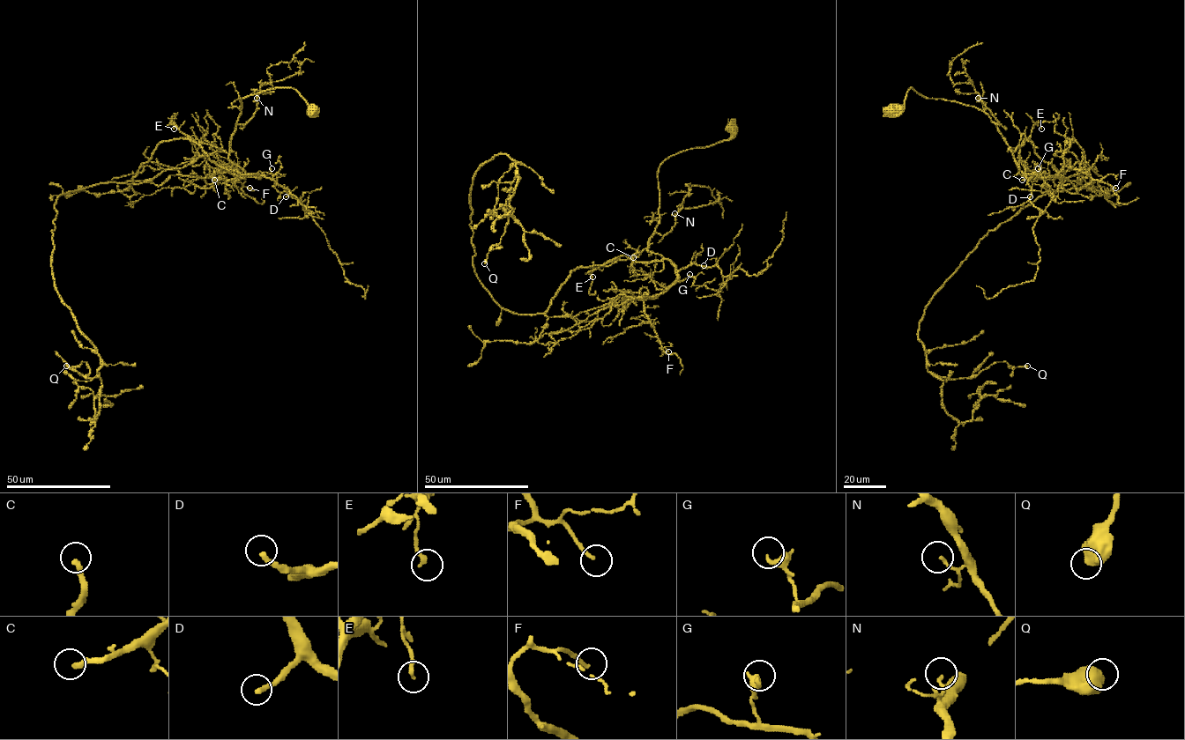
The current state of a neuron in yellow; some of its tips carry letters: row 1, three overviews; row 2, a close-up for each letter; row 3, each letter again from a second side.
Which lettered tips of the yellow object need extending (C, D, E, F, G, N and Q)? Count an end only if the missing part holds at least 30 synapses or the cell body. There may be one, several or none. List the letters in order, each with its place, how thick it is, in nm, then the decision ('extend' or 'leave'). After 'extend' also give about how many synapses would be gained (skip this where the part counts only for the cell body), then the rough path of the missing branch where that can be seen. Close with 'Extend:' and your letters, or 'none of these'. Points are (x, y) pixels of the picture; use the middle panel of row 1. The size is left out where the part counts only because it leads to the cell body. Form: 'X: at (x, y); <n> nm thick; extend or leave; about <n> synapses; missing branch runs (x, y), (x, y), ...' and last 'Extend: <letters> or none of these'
C: at (633, 257); 240 nm thick; leave
D: at (704, 265); 240 nm thick; extend; about 60 synapses; missing branch runs (704, 265), (696, 260), (680, 258), (667, 266), (652, 267), (650, 275), (644, 281)
E: at (592, 277); 190 nm thick; leave
F: at (668, 351); 160 nm thick; leave
G: at (689, 274); 170 nm thick; leave
N: at (674, 213); 140 nm thick; leave
Q: at (484, 263); 650 nm thick; leave
Extend: D

